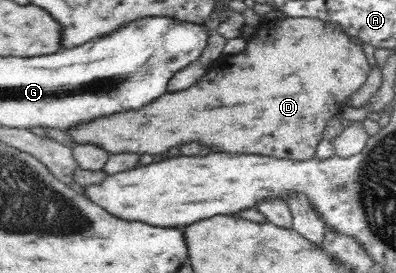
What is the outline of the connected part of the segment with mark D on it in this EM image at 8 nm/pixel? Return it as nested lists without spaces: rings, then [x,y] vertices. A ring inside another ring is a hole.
[[[290,18],[280,24],[271,25],[271,23],[263,22],[256,27],[257,32],[253,39],[248,41],[247,47],[236,55],[221,55],[217,62],[213,63],[207,72],[191,87],[179,92],[167,91],[167,96],[154,100],[153,104],[145,106],[141,112],[123,112],[123,114],[113,114],[113,116],[105,116],[101,120],[93,120],[93,124],[85,124],[85,126],[77,126],[71,128],[67,134],[73,138],[73,141],[79,144],[98,144],[110,154],[119,153],[137,153],[143,154],[160,154],[167,152],[171,148],[177,148],[181,144],[199,143],[213,148],[218,153],[233,153],[233,154],[254,154],[275,157],[285,160],[309,160],[315,157],[317,145],[324,140],[324,130],[328,120],[333,120],[333,117],[340,117],[342,109],[349,104],[349,96],[353,92],[357,92],[365,84],[367,76],[371,71],[371,66],[367,62],[367,56],[361,49],[361,45],[351,43],[350,37],[338,28],[335,24],[325,24],[321,20],[313,18]]]

